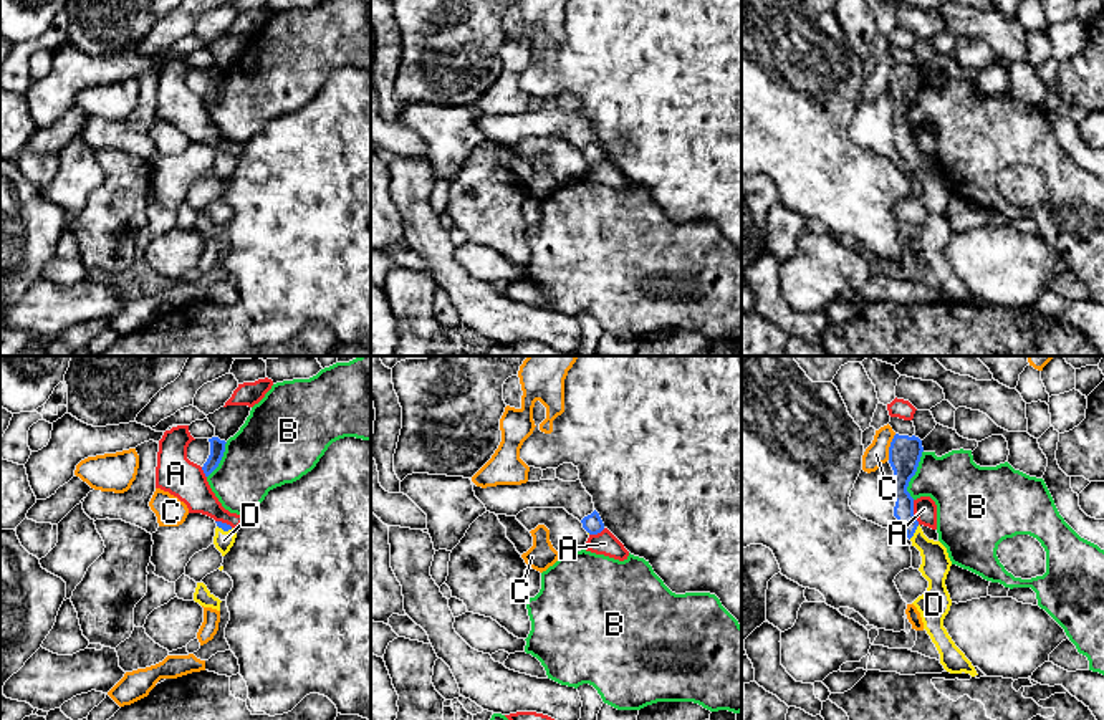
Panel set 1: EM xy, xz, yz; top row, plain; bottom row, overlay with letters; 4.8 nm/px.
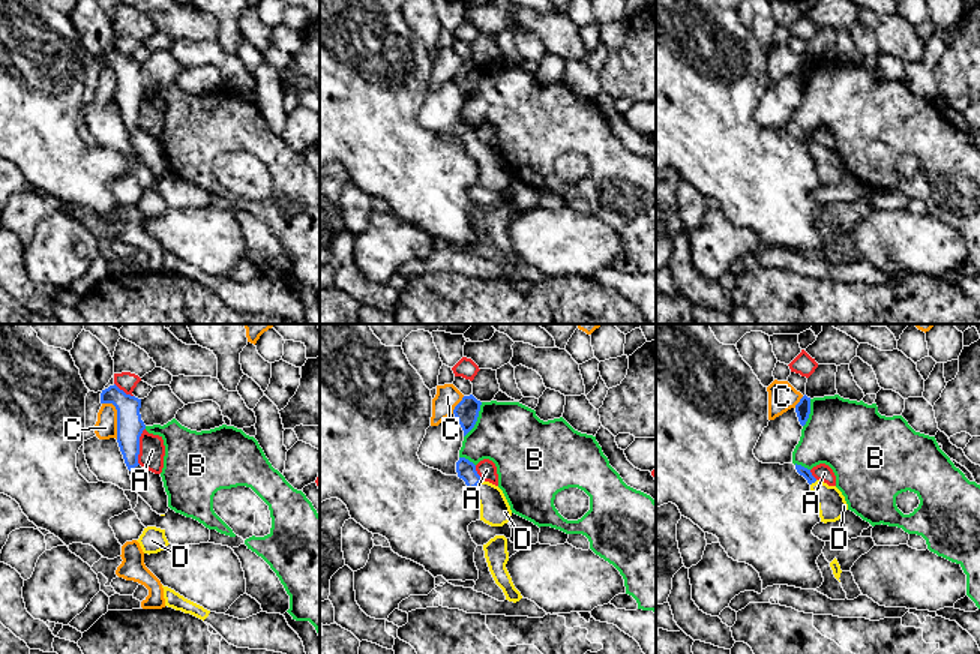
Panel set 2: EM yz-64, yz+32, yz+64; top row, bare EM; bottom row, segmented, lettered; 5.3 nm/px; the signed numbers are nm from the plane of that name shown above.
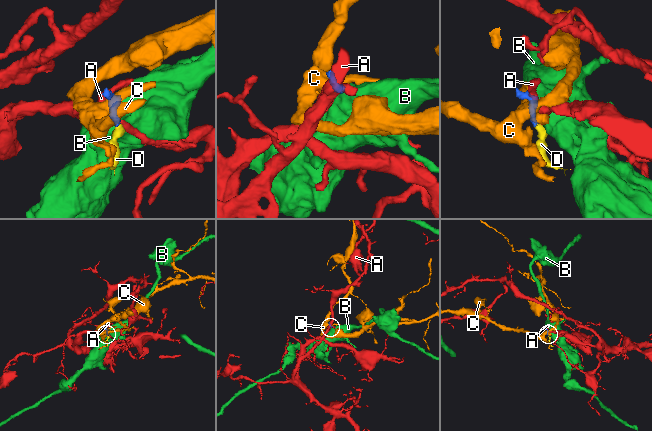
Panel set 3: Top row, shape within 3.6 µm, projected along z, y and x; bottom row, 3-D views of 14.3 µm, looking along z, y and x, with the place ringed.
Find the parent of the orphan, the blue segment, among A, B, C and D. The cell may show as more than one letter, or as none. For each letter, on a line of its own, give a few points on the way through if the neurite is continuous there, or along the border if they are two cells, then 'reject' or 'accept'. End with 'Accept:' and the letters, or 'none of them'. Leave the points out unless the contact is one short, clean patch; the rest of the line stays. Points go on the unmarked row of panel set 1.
A: reject
B: border along yz (922, 80), (917, 100), (907, 116), (912, 128); reject
C: border along yz (896, 63), (888, 88); reject
D: runs through yz (904, 133), (904, 144), (914, 161), (934, 184), (936, 192); accept
Accept: D

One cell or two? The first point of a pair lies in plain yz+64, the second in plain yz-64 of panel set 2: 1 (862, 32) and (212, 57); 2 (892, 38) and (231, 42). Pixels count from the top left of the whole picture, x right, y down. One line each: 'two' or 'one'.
1: one
2: two

